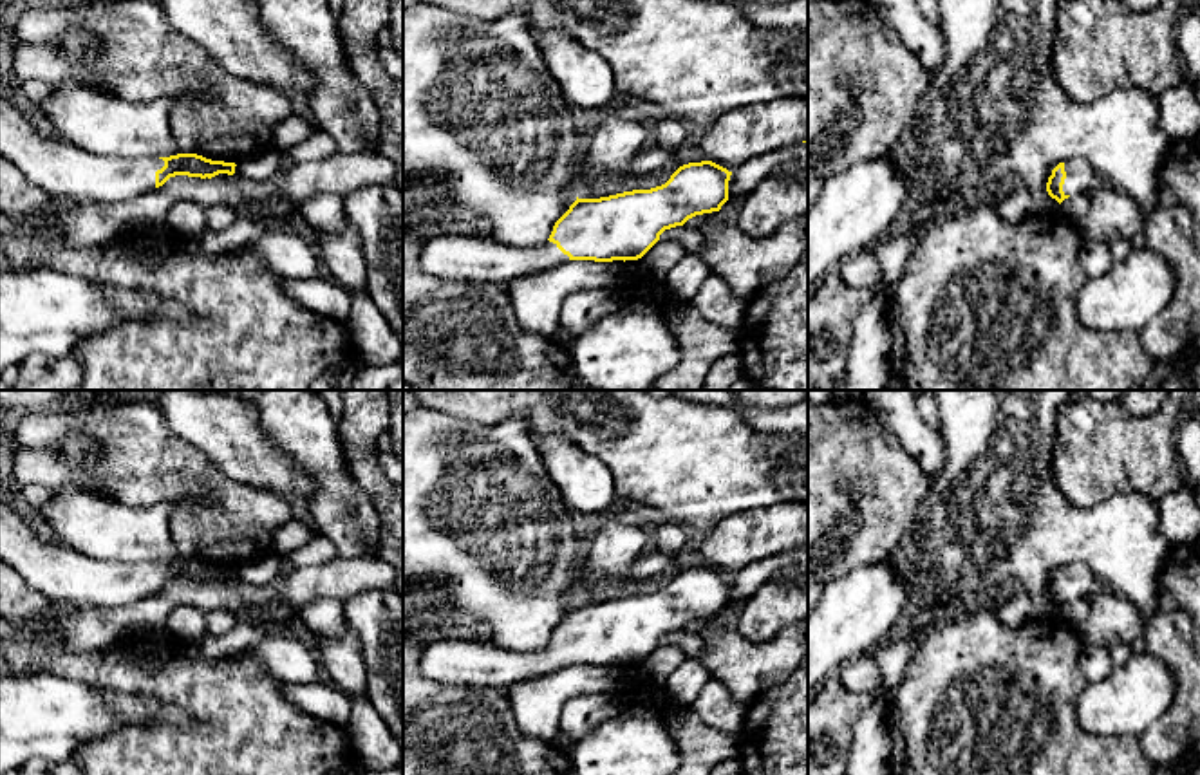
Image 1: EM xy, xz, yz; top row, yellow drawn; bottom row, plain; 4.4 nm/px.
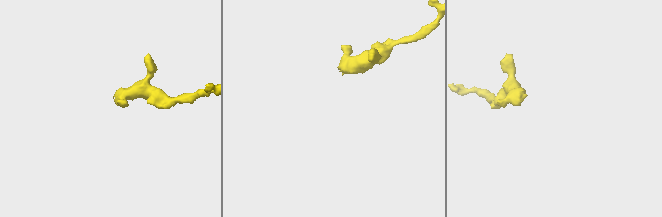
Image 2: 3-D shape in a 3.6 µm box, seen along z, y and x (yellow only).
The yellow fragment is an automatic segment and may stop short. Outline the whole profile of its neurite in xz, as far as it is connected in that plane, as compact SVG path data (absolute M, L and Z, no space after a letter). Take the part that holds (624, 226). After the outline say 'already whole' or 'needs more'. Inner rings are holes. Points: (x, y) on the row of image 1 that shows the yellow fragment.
M689 163L651 190L578 199L555 222L546 244L513 247L479 235L441 235L425 240L419 267L445 282L506 285L513 278L567 260L638 260L665 229L719 211L728 201L732 172L712 163Z; needs more

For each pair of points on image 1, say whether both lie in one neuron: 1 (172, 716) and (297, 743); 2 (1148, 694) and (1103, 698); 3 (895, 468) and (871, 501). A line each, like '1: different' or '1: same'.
1: different
2: same
3: same

